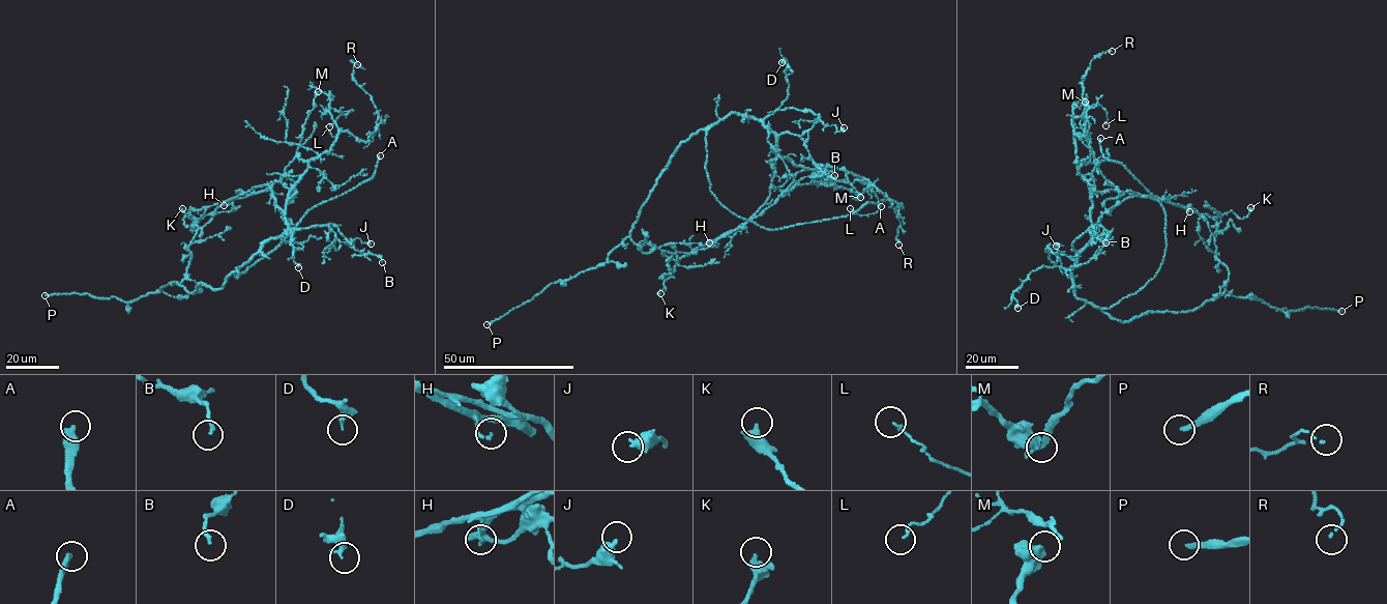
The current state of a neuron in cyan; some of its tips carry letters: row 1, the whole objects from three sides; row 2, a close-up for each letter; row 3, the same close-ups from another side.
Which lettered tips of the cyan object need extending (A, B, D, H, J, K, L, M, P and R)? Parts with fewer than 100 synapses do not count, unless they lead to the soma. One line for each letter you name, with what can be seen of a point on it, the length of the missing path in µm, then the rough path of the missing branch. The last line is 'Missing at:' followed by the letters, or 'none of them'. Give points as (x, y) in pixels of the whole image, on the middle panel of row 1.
A: Place: (881, 206). Missing length about 15 µm. Course of what is missing: (881, 206), (904, 217)
P: Place: (487, 324). Missing length about 200 µm
Missing at: A, P

